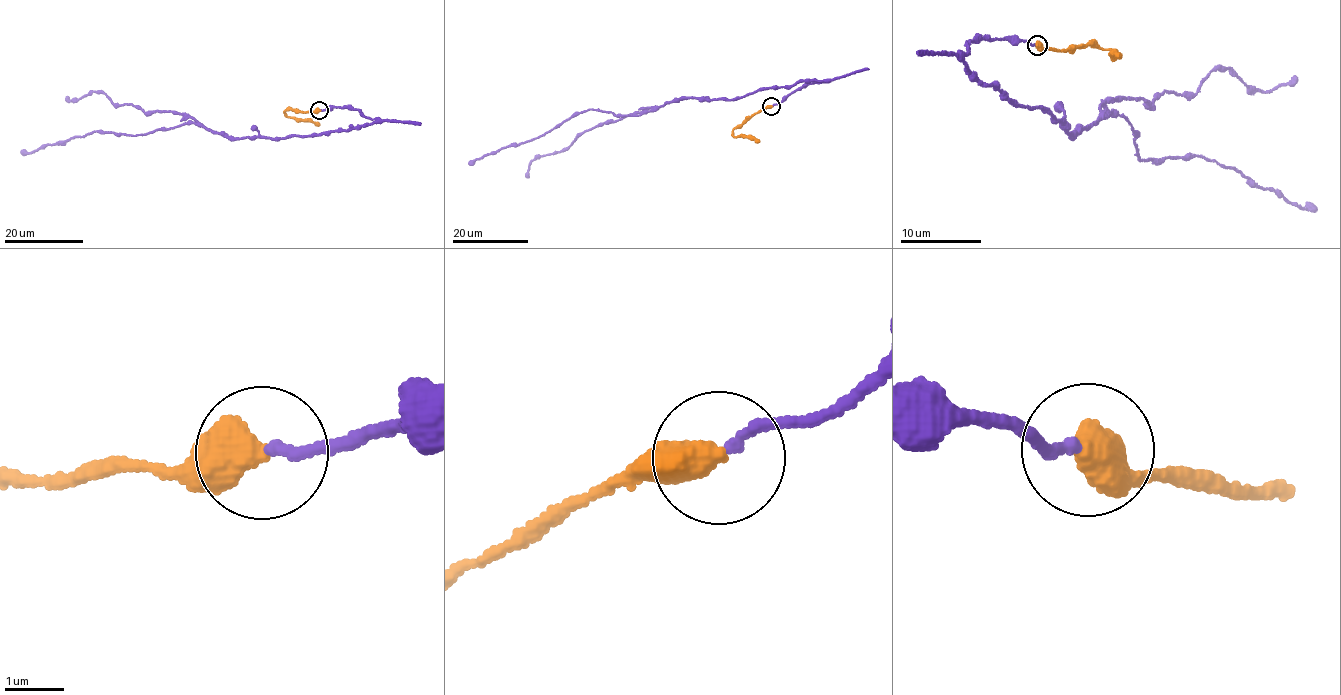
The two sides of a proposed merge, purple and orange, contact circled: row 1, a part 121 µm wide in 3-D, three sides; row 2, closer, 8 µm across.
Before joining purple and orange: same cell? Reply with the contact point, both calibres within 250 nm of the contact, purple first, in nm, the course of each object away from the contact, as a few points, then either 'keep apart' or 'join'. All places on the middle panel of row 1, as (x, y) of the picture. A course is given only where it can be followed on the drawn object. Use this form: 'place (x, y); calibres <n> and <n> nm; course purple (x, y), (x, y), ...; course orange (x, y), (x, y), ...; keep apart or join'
place (771, 106); calibres 180 and 550 nm; course purple (771, 106), (808, 84), (827, 81), (732, 99), (679, 98), (638, 115), (587, 109), (468, 164); course orange (771, 106), (746, 117), (733, 130), (735, 137), (751, 136), (759, 141); join

